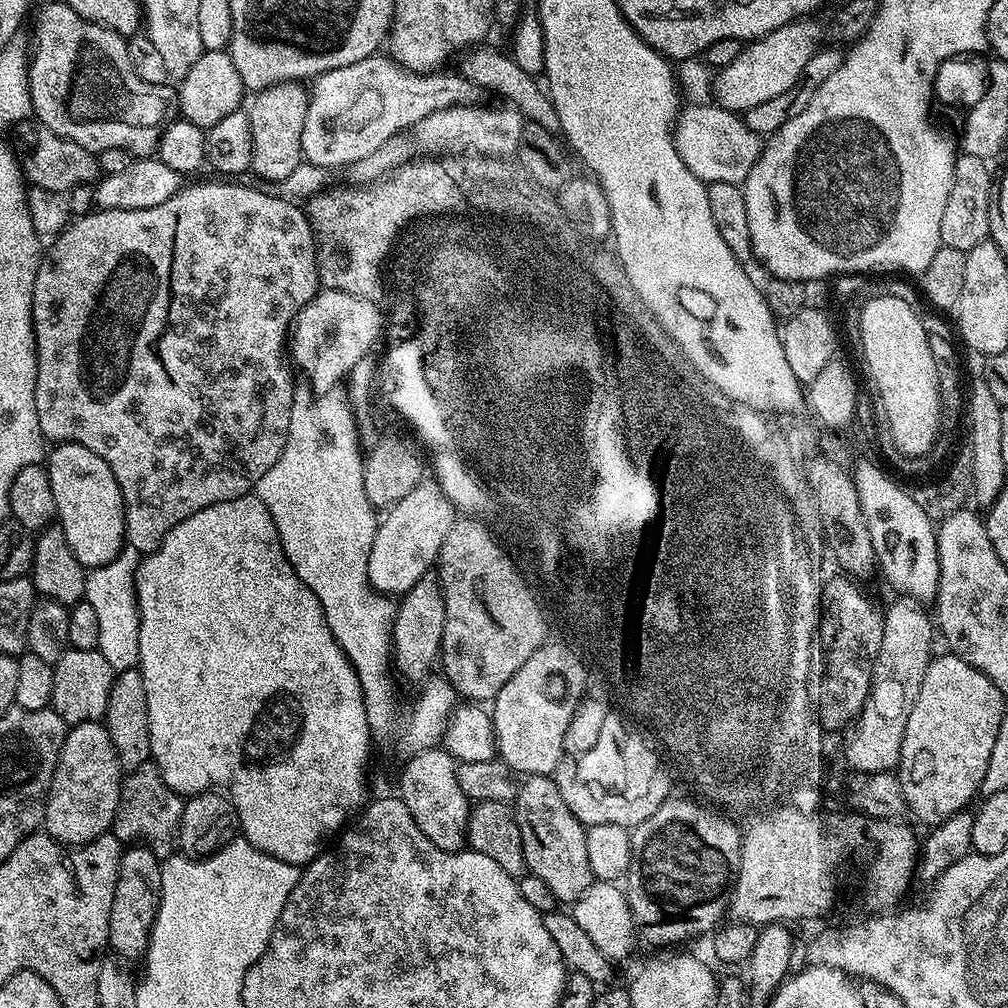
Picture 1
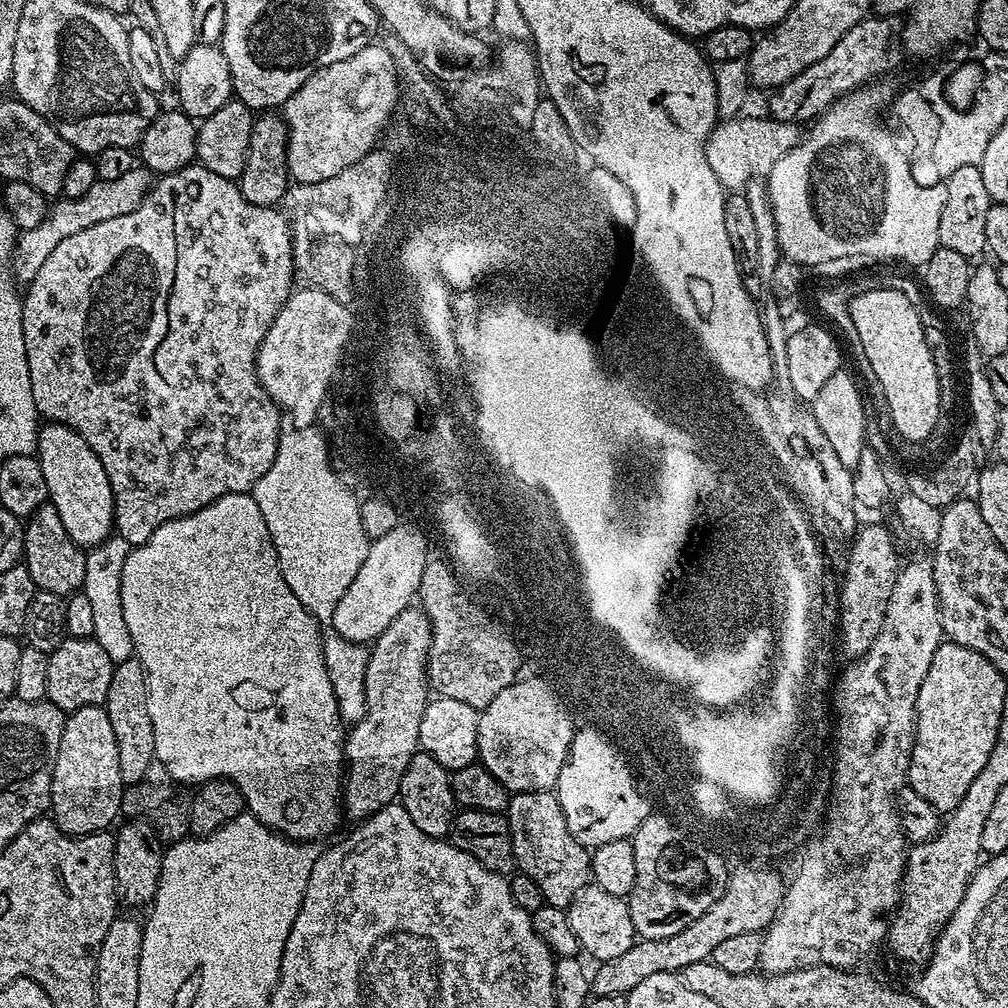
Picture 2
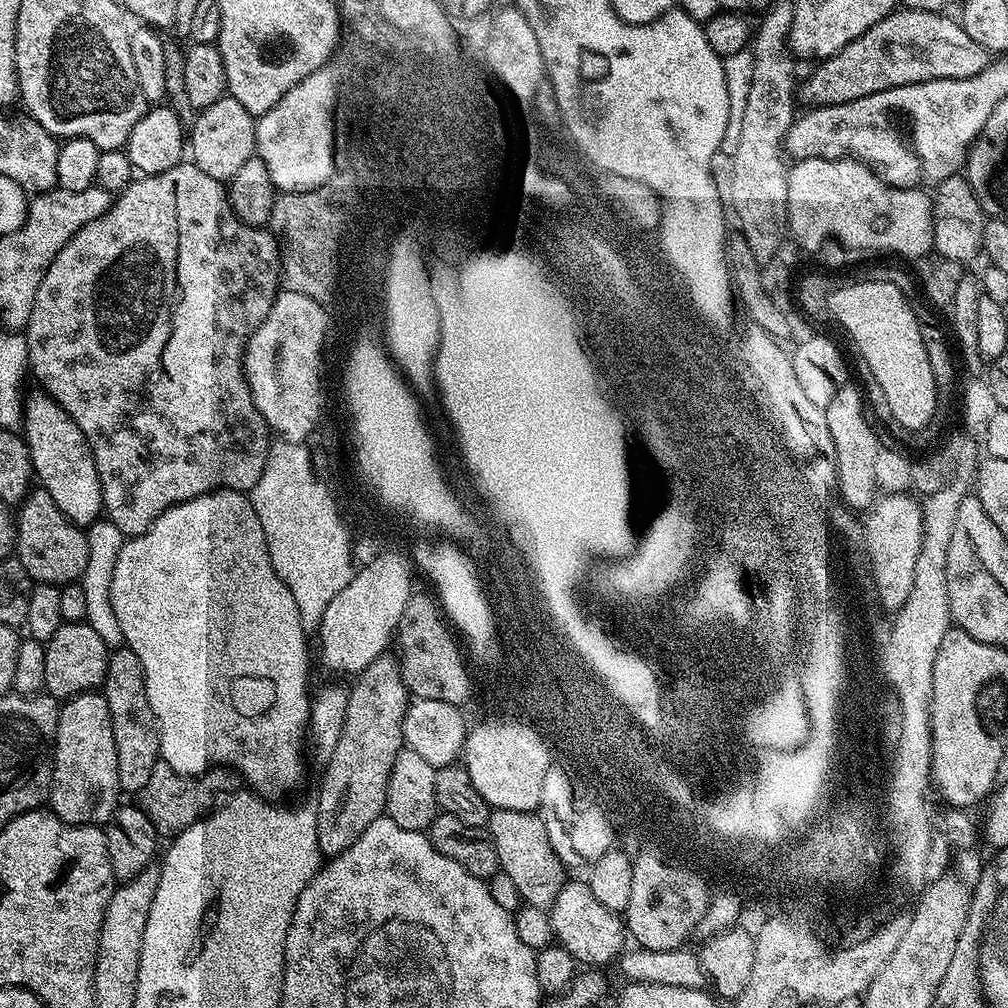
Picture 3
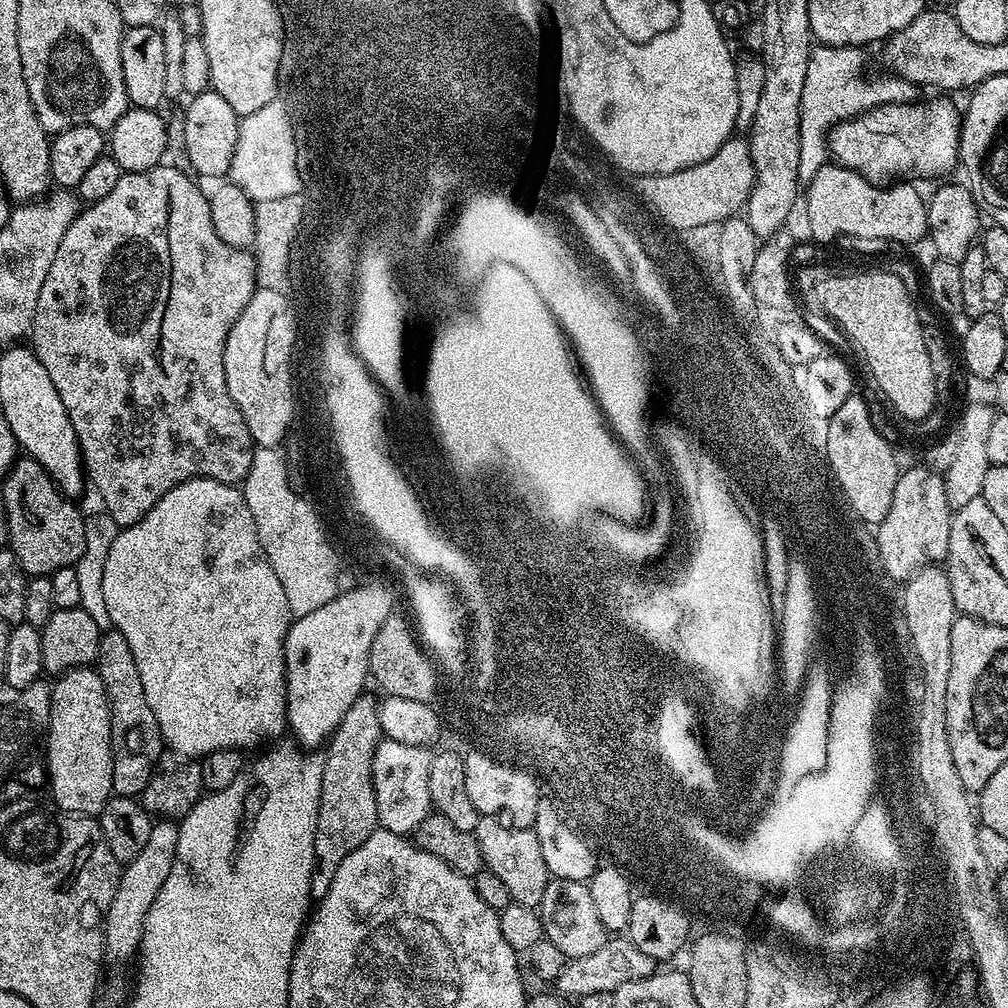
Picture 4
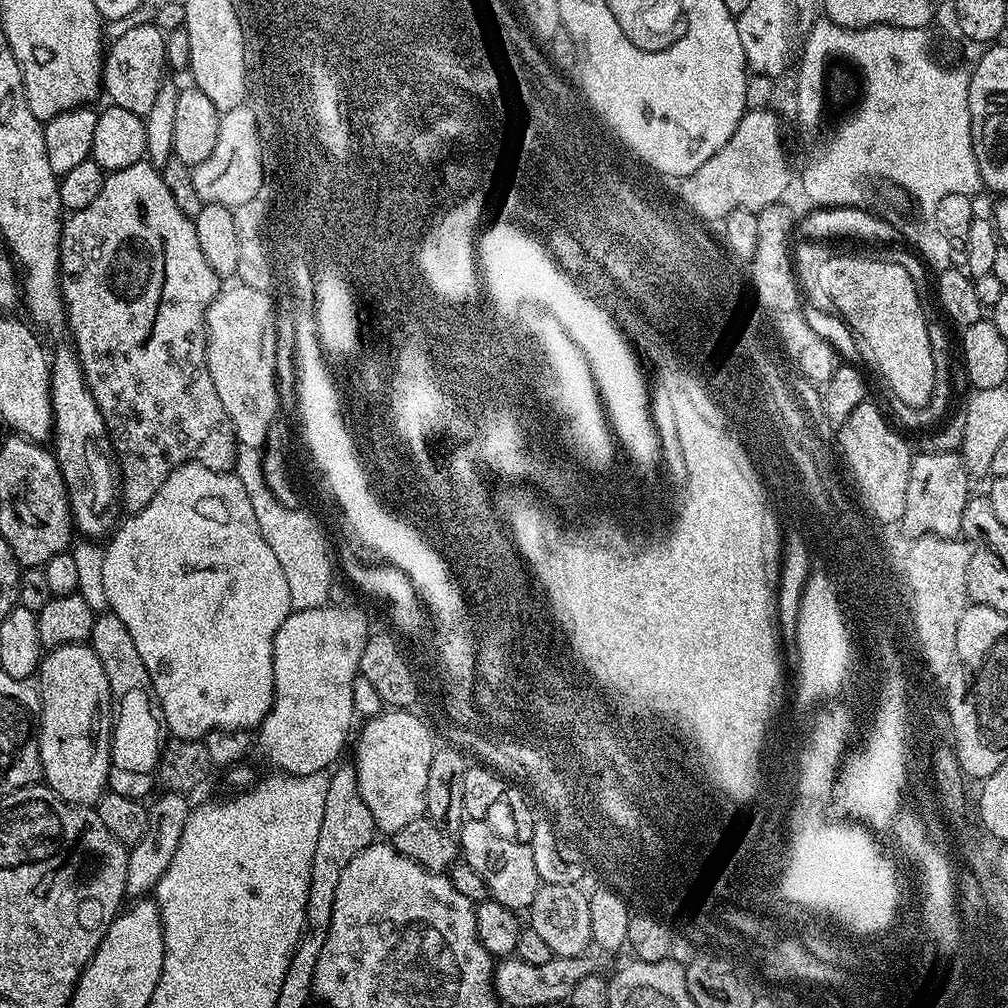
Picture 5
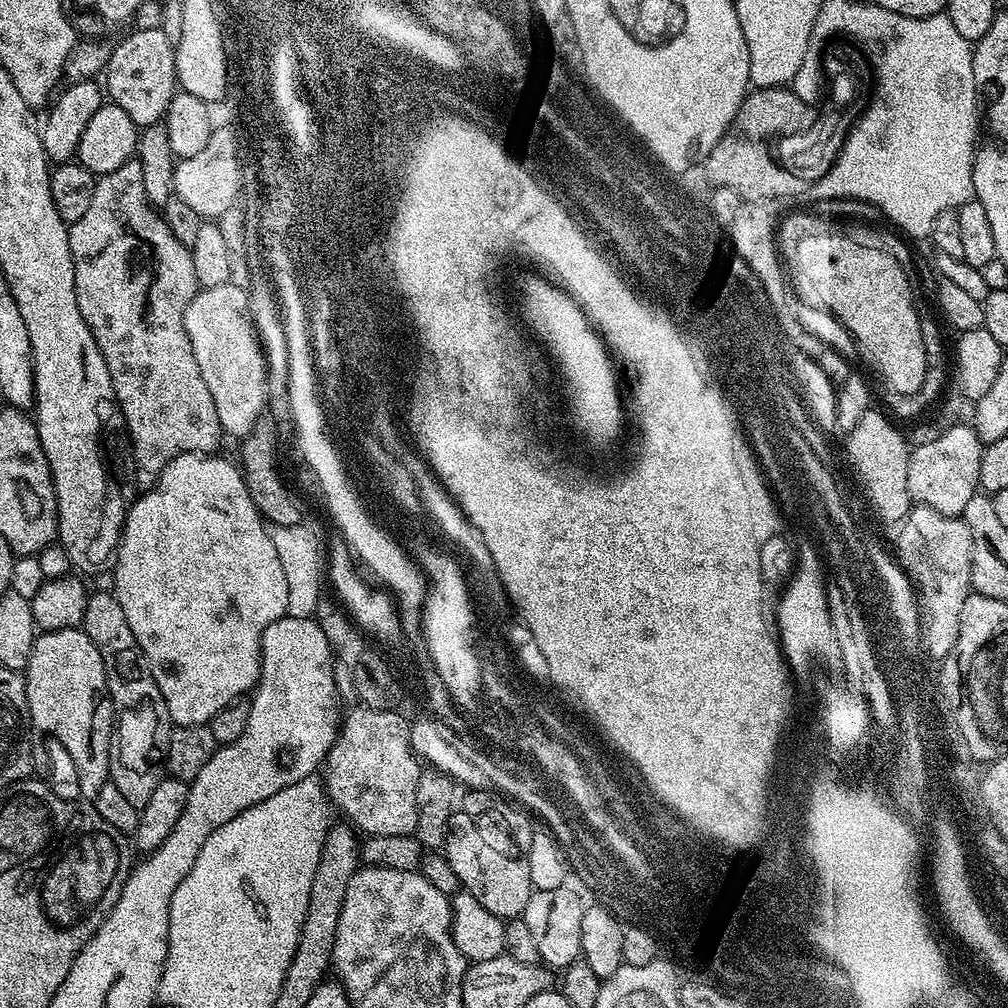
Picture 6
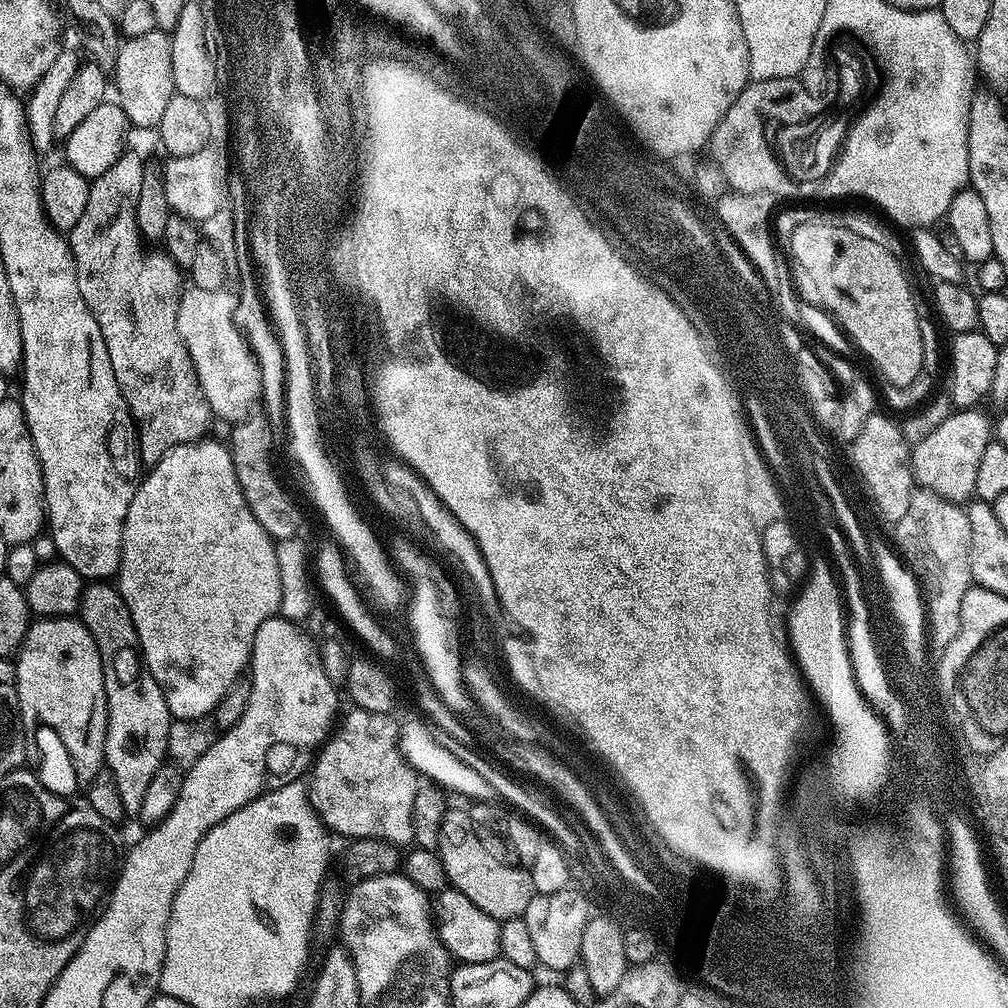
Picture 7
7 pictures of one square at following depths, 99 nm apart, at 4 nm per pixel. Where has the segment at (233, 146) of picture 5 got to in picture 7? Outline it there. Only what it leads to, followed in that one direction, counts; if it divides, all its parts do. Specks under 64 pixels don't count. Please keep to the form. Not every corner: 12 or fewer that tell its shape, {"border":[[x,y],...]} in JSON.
{"border":[[210,136],[194,155],[169,157],[168,205],[201,222],[229,199],[230,156]]}

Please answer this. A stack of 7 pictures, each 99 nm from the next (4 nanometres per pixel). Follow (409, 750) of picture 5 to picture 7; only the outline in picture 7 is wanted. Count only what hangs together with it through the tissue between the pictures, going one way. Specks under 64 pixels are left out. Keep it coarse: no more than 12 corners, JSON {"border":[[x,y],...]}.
{"border":[[358,707],[315,753],[337,837],[411,845],[418,773],[392,714]]}

